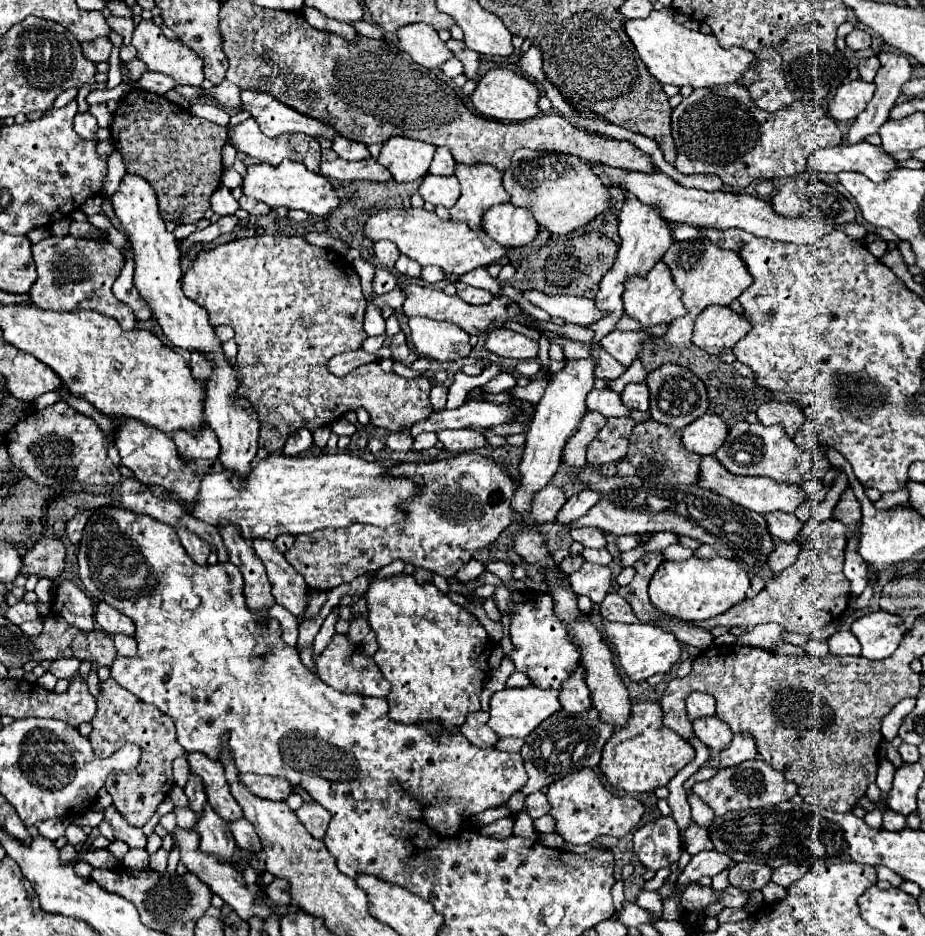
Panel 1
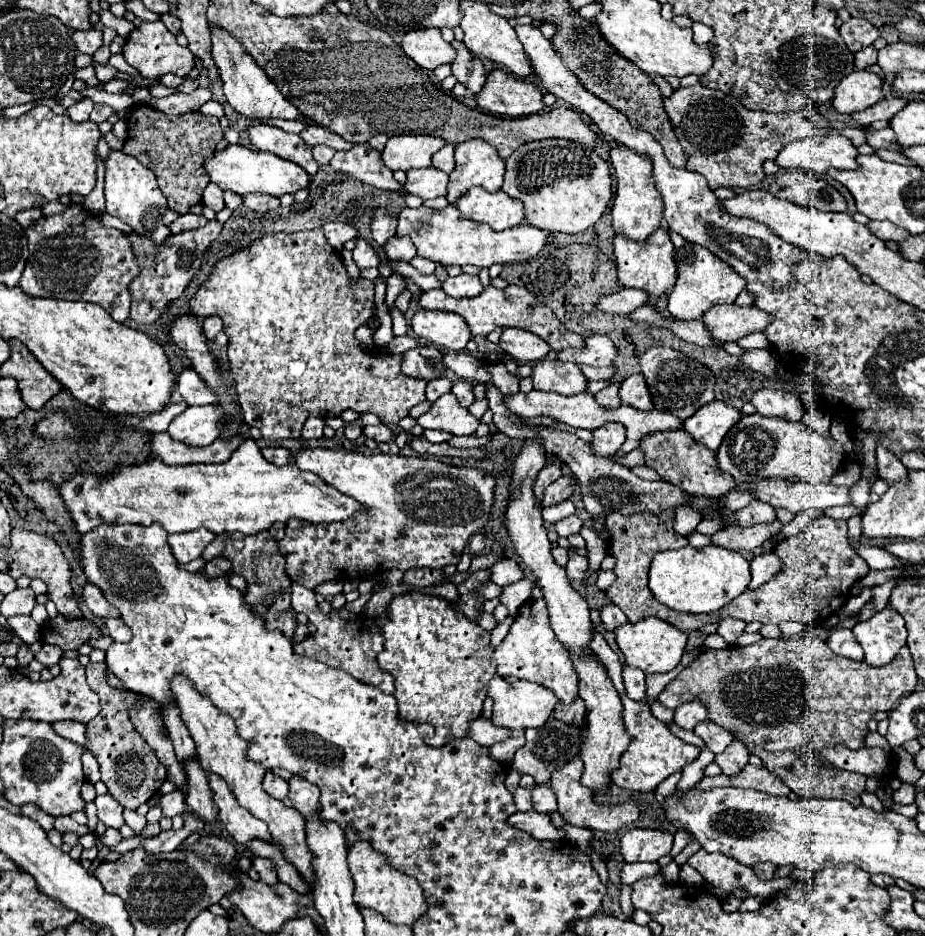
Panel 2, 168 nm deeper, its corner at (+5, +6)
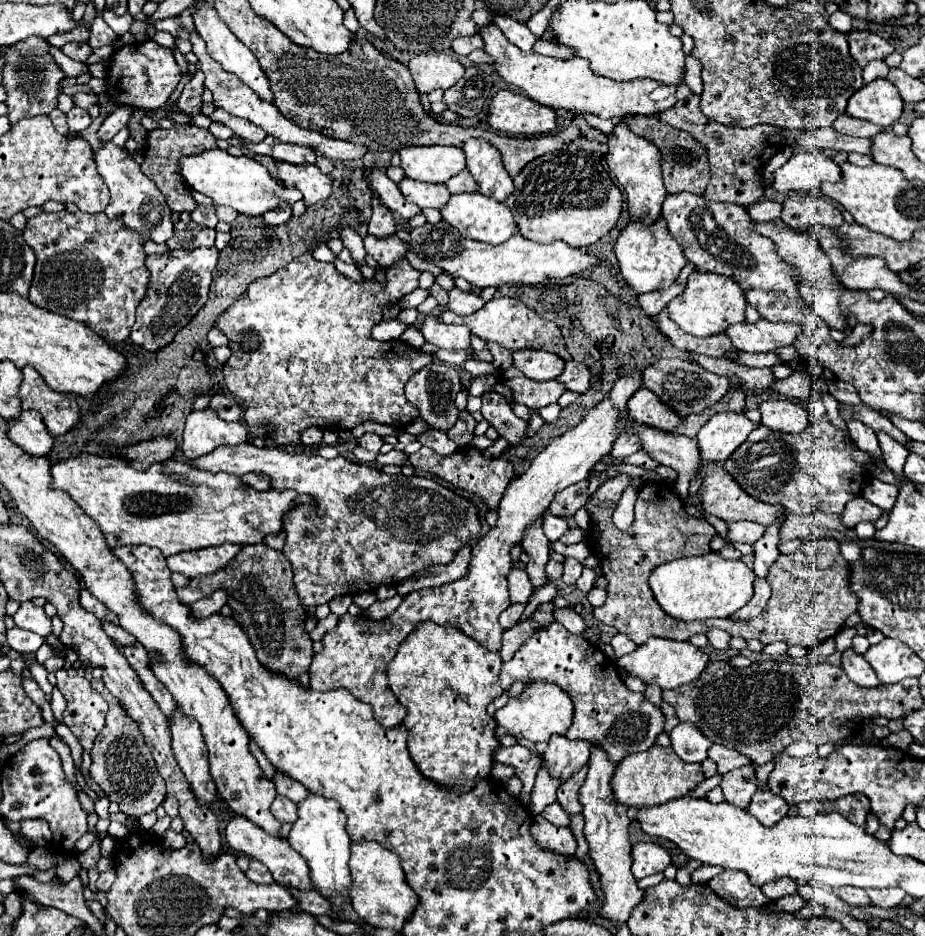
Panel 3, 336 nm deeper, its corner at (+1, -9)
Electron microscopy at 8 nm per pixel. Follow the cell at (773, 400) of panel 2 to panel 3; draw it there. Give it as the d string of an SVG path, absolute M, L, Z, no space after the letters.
M765 400L759 406L763 424L777 432L803 432L809 426L809 416L803 406L789 400Z

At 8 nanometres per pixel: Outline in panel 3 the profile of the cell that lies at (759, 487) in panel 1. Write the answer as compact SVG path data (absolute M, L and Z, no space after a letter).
M857 496L857 498L853 498L853 500L849 500L849 502L845 504L845 510L843 510L843 514L841 514L841 522L843 522L845 528L855 528L857 522L861 522L861 520L871 520L871 522L875 522L881 514L883 514L881 508L873 506L873 504L867 502L865 498Z

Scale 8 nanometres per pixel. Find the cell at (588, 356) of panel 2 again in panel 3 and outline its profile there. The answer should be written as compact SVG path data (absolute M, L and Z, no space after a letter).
M571 360L565 364L565 370L557 376L557 380L567 384L567 390L583 394L591 386L591 370L583 362Z

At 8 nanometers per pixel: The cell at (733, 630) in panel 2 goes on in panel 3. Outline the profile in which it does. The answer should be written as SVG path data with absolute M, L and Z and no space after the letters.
M715 628L715 630L707 632L707 638L709 638L709 644L711 644L713 648L717 648L717 650L729 650L731 636L729 636L725 630L719 630L719 628Z

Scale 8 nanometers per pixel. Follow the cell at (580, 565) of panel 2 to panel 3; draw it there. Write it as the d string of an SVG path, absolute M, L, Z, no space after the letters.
M565 558L563 566L565 566L565 574L563 574L561 580L565 584L575 584L581 578L581 562L577 562L573 558Z

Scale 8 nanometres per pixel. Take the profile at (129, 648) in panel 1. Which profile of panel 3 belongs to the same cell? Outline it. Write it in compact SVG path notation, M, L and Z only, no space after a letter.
M103 622L103 630L105 630L105 634L107 634L117 646L121 646L121 648L125 648L125 646L133 646L133 644L137 642L135 636L131 636L127 630L123 630L123 628L117 626L117 624Z

